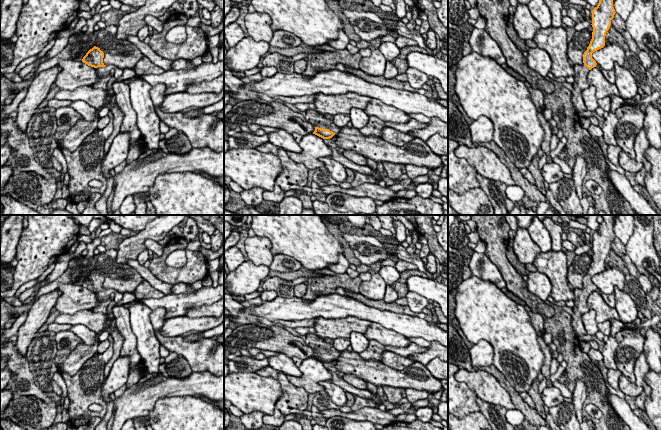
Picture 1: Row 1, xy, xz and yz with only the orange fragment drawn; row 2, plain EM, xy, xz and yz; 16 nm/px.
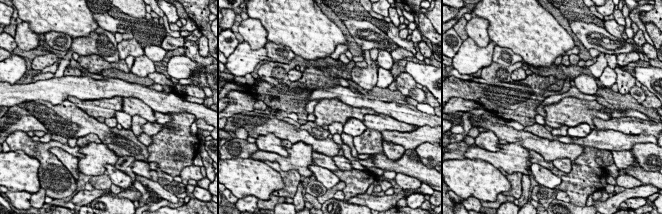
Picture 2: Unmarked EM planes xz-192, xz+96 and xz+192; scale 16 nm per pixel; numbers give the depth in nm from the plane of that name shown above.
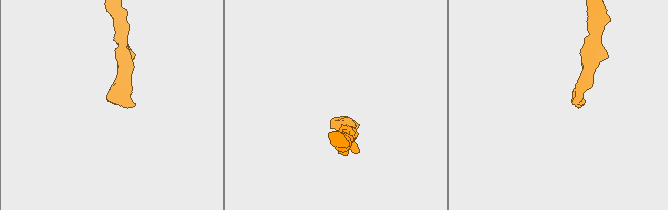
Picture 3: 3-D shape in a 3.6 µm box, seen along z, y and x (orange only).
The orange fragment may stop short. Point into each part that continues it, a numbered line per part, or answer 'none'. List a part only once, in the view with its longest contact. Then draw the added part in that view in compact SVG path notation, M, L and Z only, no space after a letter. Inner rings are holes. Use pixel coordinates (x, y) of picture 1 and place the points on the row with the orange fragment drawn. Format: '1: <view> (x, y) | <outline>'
1: xz (318, 120) | M308 109L306 111L305 119L315 127L329 129L335 134L339 132L339 128L334 124L333 120L327 119L324 115L320 114L316 110Z

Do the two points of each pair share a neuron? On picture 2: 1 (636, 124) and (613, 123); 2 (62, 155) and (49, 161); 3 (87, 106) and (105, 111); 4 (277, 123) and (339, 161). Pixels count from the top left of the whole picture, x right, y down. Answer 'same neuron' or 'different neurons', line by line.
1: same neuron
2: different neurons
3: same neuron
4: different neurons

